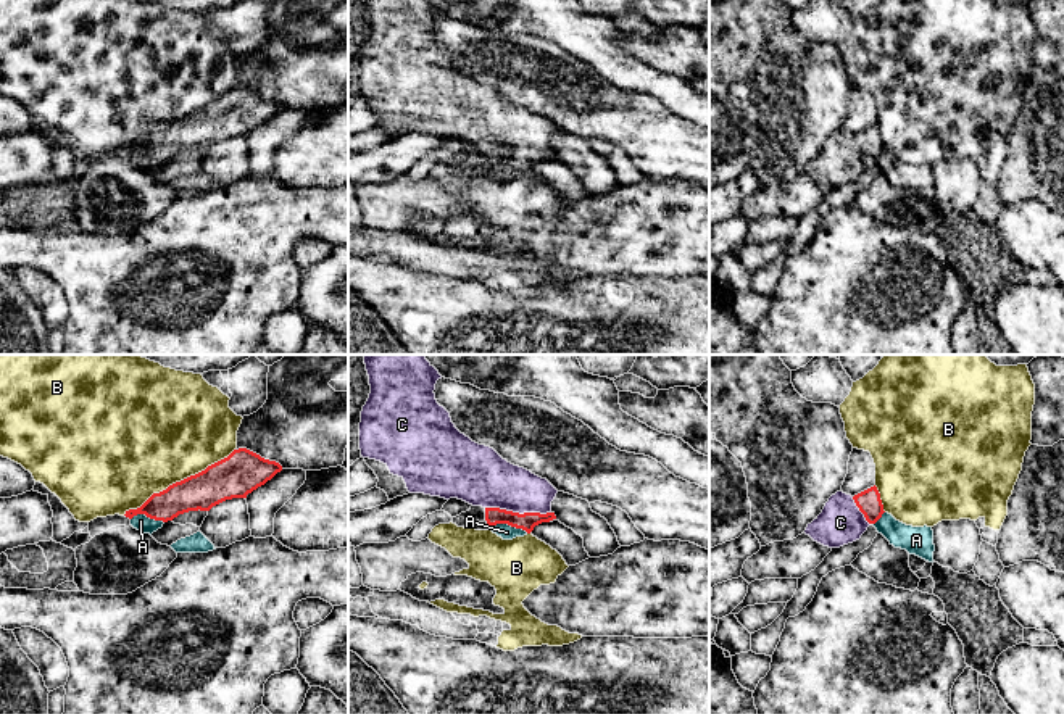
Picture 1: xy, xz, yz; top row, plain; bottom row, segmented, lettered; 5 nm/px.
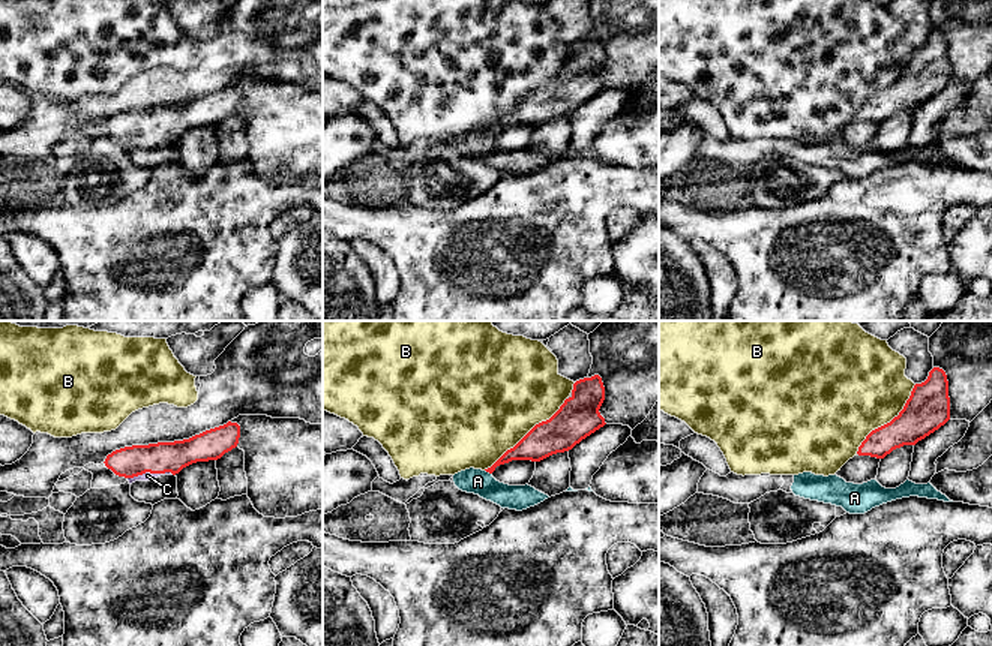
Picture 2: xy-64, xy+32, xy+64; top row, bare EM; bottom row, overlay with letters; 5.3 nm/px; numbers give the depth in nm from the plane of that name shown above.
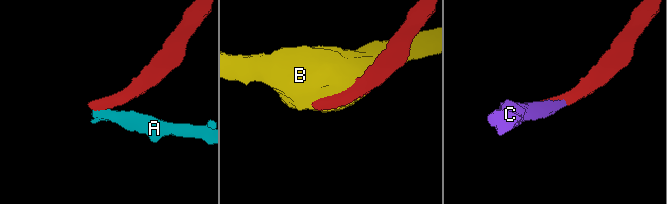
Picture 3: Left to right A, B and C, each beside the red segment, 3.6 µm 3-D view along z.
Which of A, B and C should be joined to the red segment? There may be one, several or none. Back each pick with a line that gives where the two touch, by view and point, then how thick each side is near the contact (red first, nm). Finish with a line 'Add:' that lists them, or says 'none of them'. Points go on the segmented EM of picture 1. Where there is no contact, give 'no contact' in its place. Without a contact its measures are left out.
C: contact xz (518, 513); calibres 90 and 280 nm
Add: C

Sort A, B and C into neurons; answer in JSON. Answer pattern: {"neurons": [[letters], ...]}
{"neurons": [["A"], ["B"], ["C"]]}

